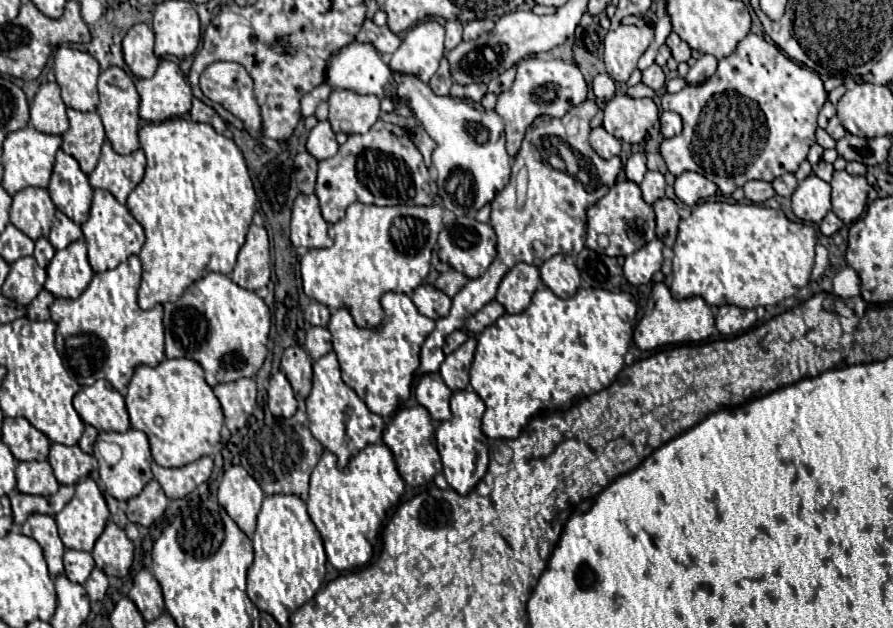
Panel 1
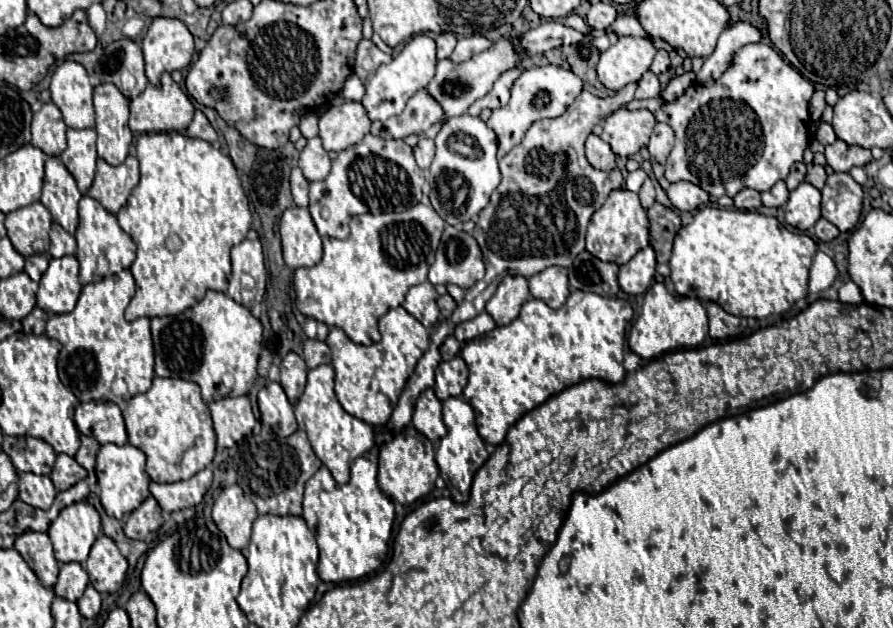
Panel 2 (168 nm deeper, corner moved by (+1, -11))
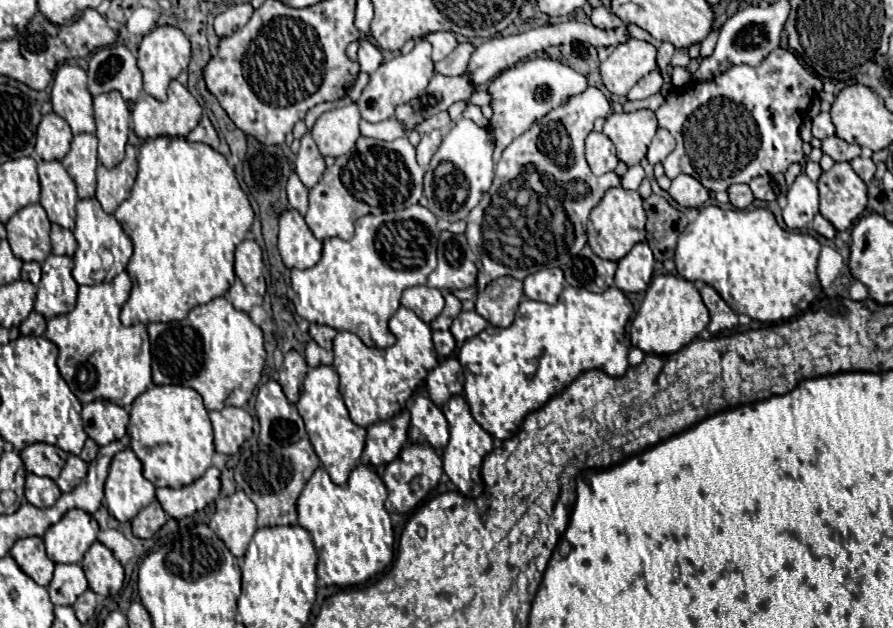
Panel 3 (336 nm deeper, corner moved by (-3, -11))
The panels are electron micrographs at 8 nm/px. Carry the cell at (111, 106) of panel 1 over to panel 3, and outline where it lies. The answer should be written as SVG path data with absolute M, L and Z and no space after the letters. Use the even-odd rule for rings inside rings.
M118 91L94 97L94 119L98 137L98 161L116 167L124 159L124 145L130 131L130 111Z

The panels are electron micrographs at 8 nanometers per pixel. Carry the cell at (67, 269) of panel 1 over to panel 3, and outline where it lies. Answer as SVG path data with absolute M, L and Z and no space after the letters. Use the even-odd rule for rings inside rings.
M66 255L46 257L34 301L34 311L44 315L44 319L52 319L56 315L68 313L76 305L78 283L72 277L72 267L74 263Z

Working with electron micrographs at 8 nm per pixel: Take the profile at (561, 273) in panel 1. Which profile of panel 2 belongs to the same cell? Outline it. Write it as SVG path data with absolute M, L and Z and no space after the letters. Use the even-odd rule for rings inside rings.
M548 267L528 279L530 293L544 301L548 307L562 307L570 295L568 271L564 267Z

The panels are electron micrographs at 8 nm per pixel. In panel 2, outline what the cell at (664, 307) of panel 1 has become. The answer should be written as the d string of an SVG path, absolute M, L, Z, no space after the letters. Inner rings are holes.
M654 283L642 303L642 313L634 321L628 337L628 345L632 353L636 353L642 359L652 359L660 357L668 351L678 351L678 349L692 349L700 347L708 335L708 317L706 317L706 307L698 299L690 297L676 297L668 293L668 289L662 283Z

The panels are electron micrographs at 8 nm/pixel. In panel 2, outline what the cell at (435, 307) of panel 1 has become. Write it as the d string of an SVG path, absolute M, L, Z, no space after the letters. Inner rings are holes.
M424 281L424 283L420 283L420 285L414 285L414 287L408 291L402 307L404 307L410 315L414 315L426 329L430 329L430 327L434 327L434 325L438 323L438 319L440 319L440 309L438 309L438 305L436 305L436 299L438 299L438 293L436 293L434 285L428 283L428 281Z

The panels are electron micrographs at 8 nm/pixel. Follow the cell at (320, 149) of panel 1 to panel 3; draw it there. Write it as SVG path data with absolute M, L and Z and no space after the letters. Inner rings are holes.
M306 133L300 139L300 151L296 155L296 165L294 171L300 177L300 181L310 189L320 181L320 175L324 173L326 165L324 165L324 157L320 155L316 143L312 141L310 133Z

